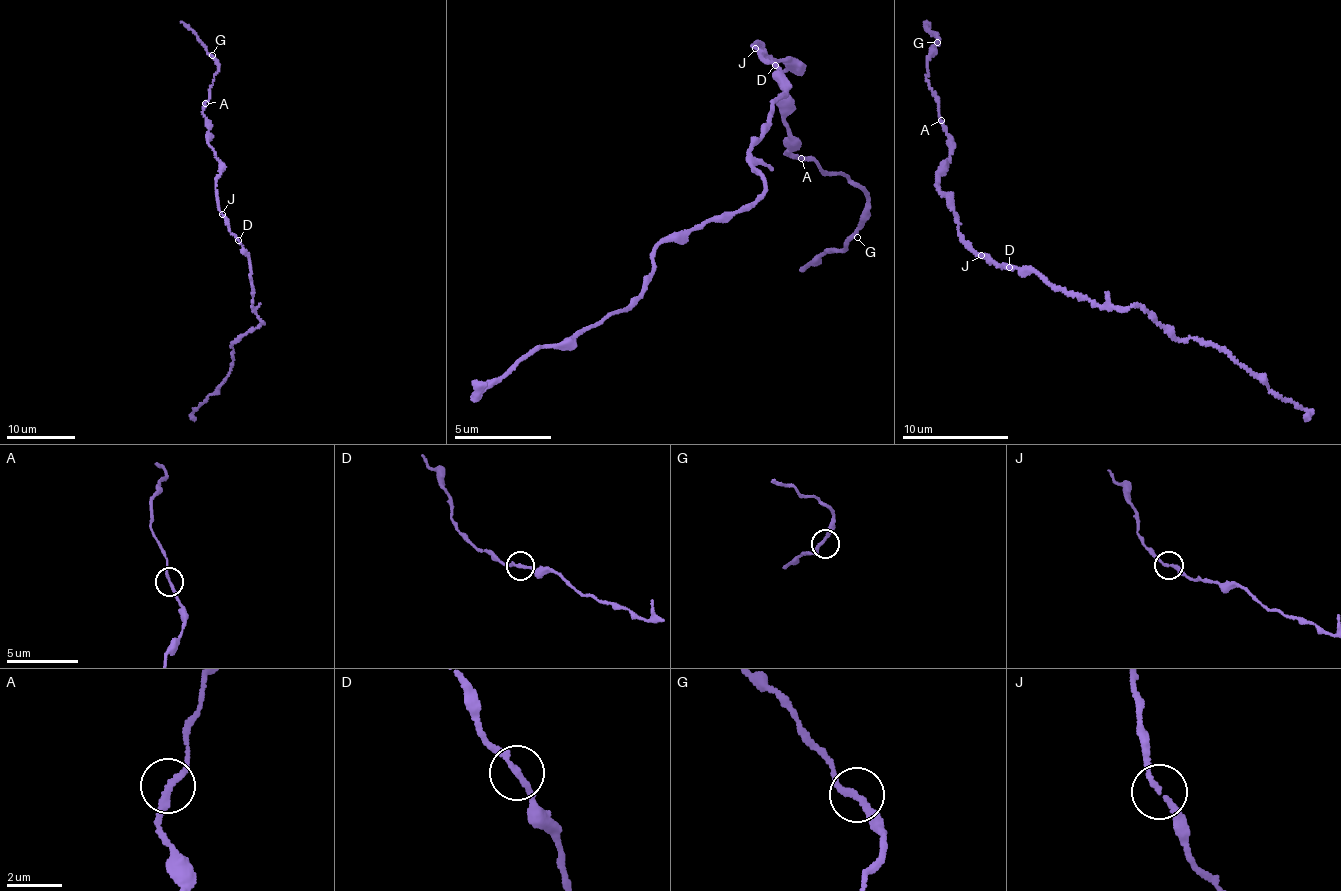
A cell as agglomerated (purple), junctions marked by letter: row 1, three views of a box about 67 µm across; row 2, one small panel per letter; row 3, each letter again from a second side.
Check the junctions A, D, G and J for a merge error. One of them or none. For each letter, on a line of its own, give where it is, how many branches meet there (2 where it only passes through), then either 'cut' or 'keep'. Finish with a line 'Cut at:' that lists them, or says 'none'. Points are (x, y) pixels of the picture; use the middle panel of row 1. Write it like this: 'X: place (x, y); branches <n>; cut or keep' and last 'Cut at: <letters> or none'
A: place (801, 158); branches 2; keep
D: place (775, 65); branches 2; keep
G: place (857, 237); branches 2; keep
J: place (755, 48); branches 2; keep
Cut at: none

